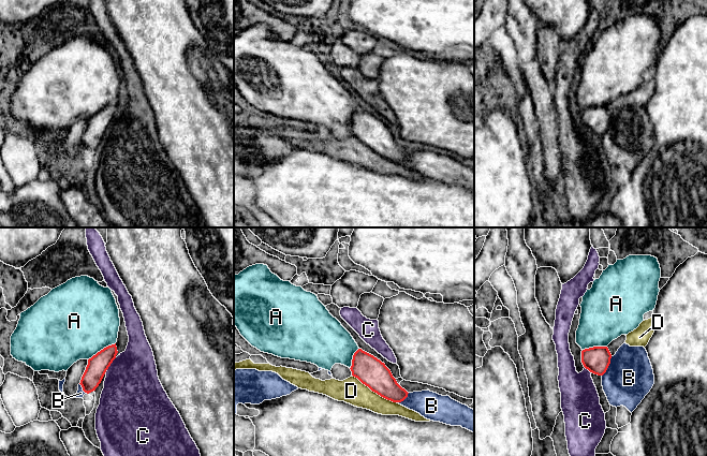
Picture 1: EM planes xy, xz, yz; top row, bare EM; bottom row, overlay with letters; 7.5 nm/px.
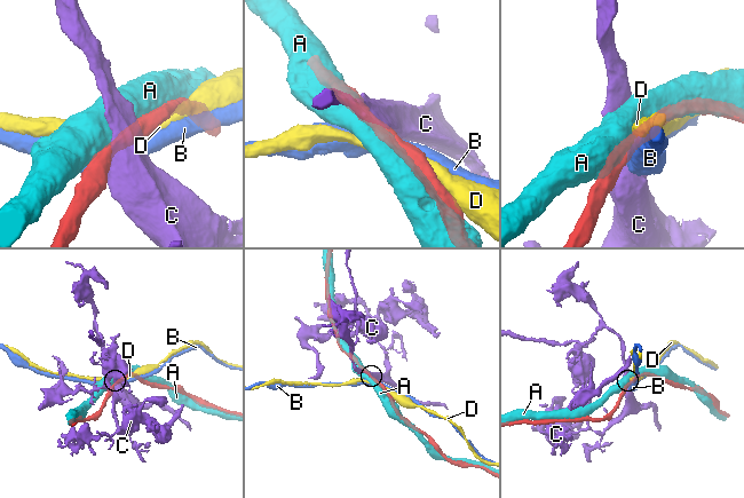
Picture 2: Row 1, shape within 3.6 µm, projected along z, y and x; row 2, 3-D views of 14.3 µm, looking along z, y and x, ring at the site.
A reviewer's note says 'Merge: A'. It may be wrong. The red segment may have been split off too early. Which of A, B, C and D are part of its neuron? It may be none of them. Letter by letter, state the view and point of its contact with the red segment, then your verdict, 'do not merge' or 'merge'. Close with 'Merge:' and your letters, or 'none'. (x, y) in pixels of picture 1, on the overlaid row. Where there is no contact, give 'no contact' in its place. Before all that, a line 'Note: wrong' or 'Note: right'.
Note: right
A: contact xy (101, 350); merge
B: contact yz (608, 365); do not merge
C: contact xy (111, 363); do not merge
D: contact xz (374, 392); do not merge
Merge: A

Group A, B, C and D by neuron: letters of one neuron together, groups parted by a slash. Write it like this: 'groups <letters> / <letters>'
groups A / B D / C

